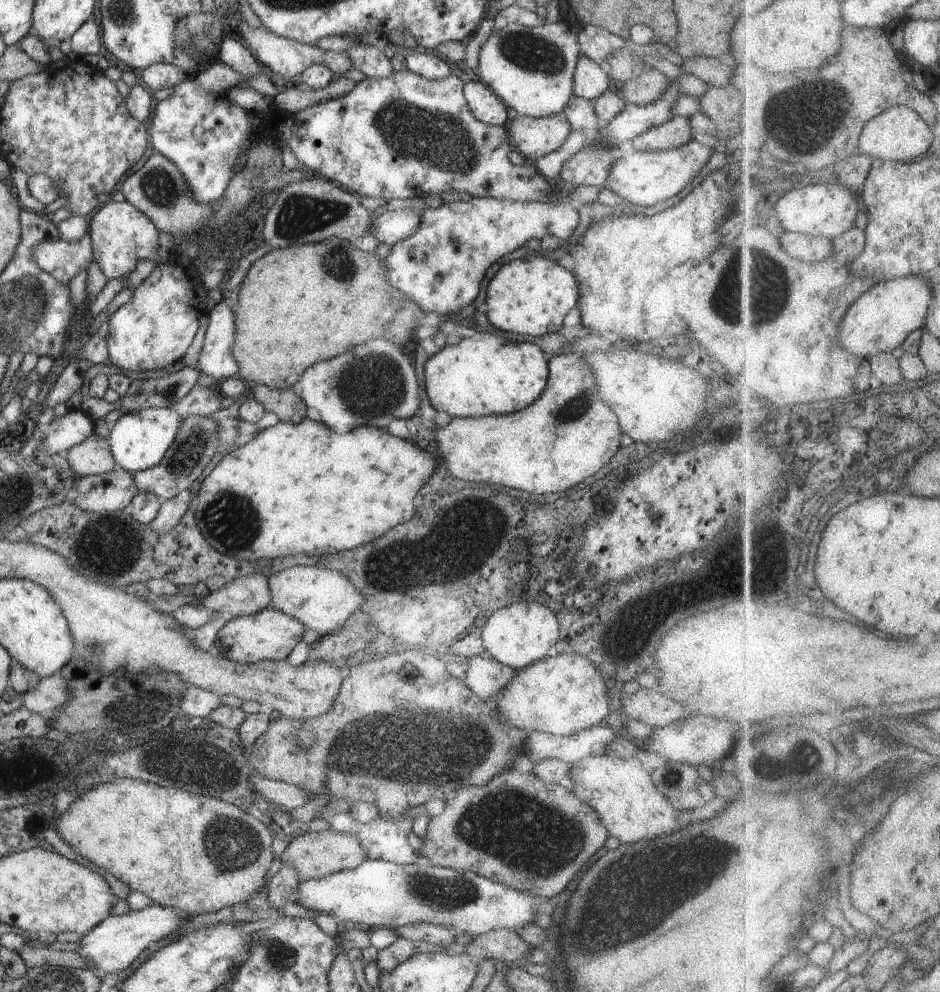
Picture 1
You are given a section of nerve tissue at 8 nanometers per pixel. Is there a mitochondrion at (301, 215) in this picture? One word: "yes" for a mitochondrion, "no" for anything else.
yes

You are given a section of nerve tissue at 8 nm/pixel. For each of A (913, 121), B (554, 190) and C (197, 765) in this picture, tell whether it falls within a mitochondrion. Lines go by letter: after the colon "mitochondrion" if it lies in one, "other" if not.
A: other
B: other
C: mitochondrion

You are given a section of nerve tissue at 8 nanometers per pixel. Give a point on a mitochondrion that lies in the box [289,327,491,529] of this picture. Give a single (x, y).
(371, 385)

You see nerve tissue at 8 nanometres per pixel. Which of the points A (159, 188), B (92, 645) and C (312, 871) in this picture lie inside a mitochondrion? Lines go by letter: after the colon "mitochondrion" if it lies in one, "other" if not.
A: mitochondrion
B: mitochondrion
C: other

